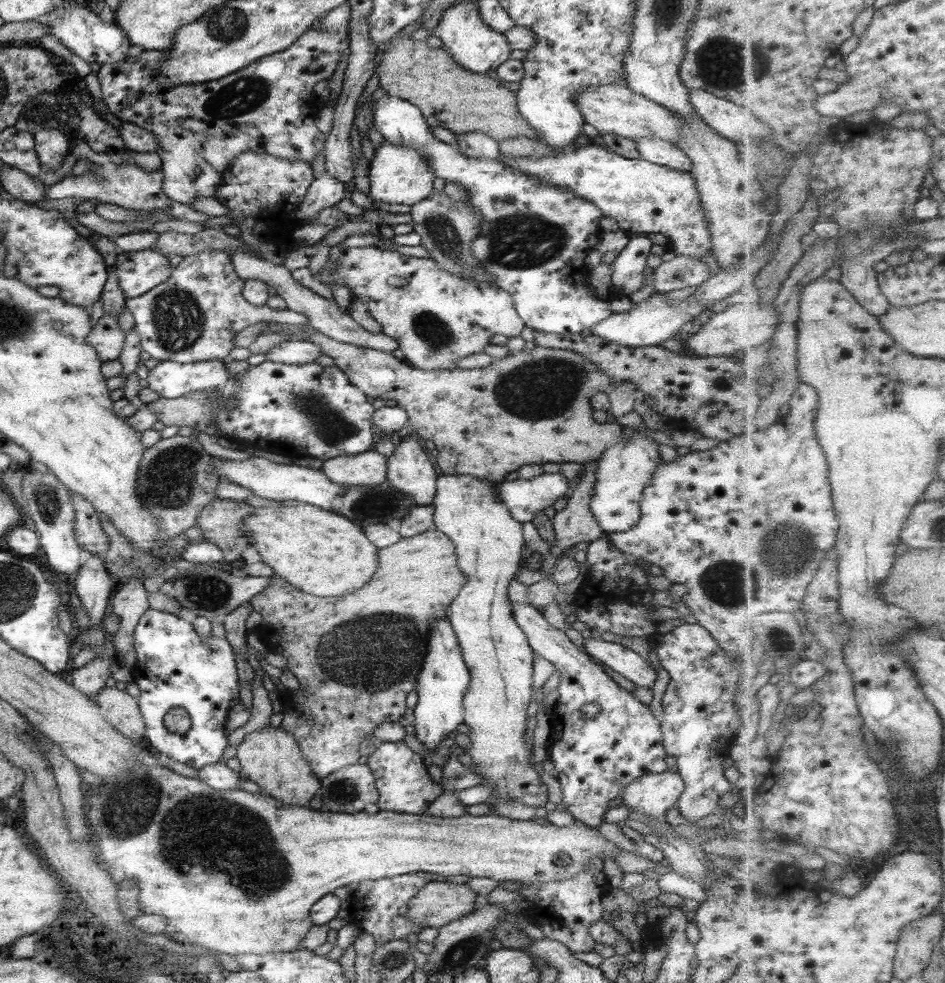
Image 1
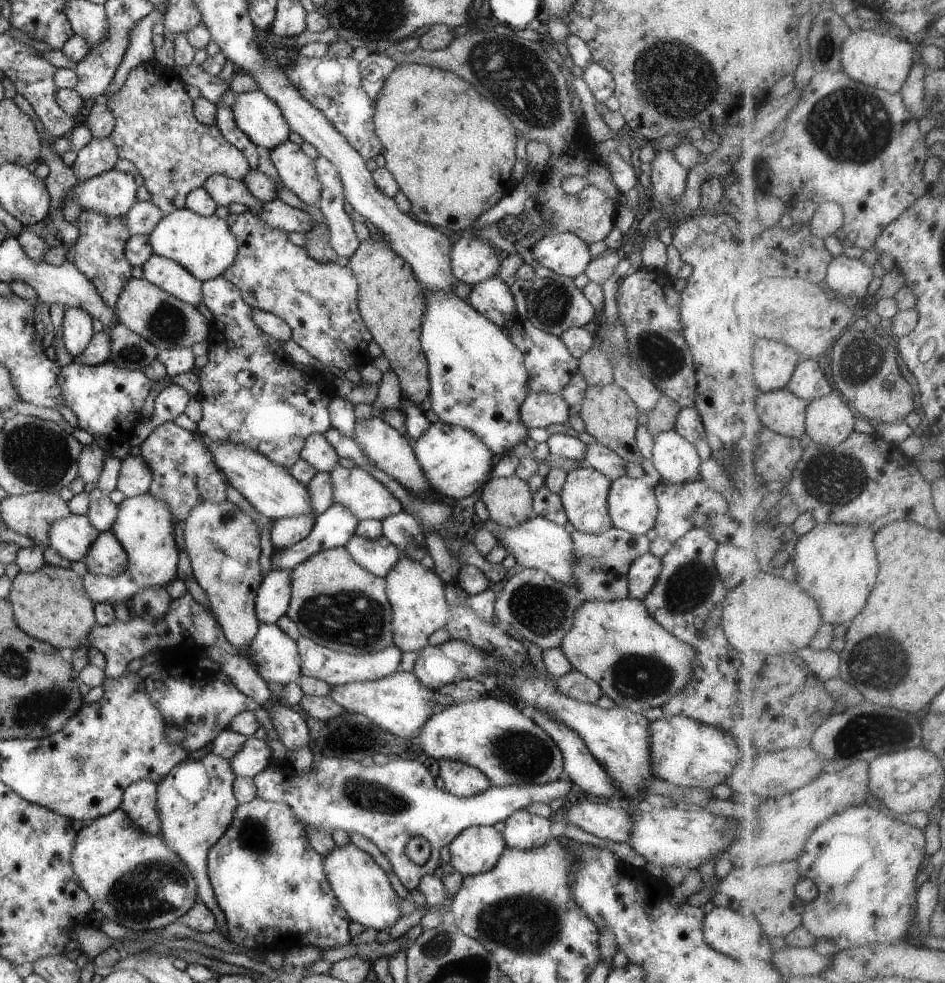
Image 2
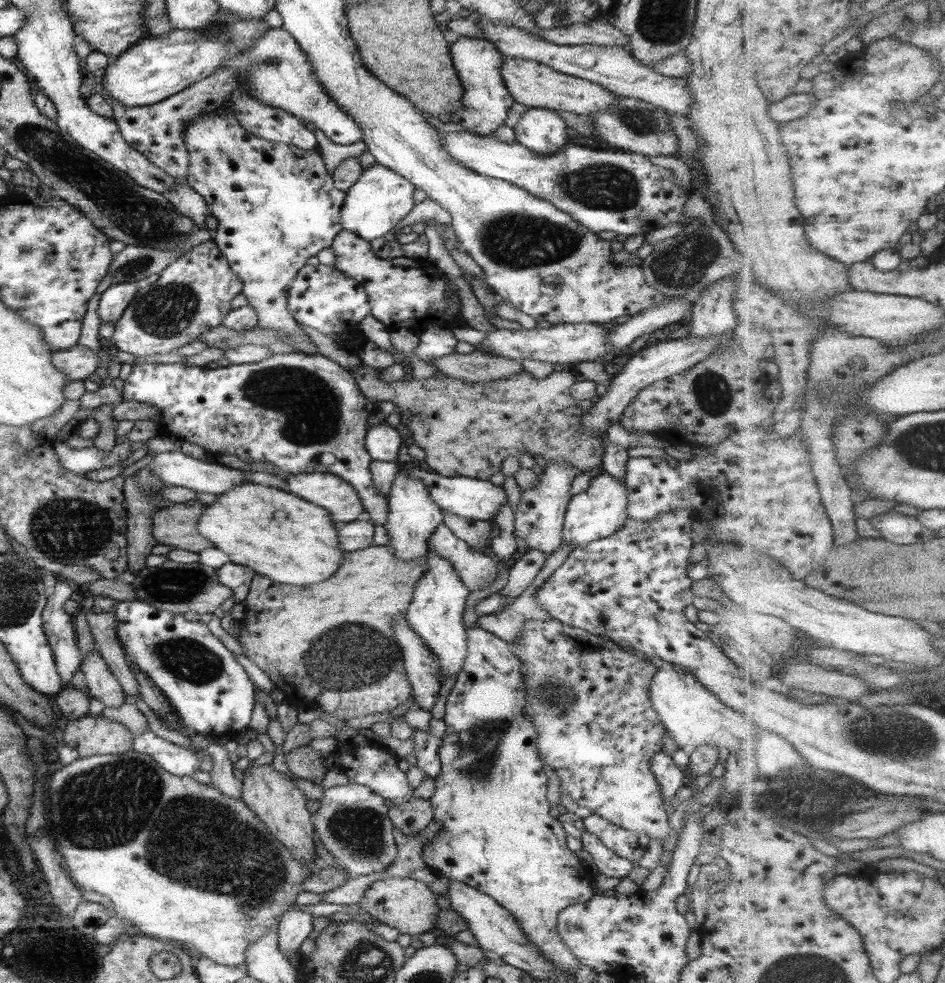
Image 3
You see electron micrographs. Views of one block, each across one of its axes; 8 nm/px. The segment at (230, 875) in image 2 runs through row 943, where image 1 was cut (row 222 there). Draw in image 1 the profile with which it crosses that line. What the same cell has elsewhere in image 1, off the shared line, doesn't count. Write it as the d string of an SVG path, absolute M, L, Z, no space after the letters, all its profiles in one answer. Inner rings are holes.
M244 152L232 160L228 171L220 179L220 187L216 189L216 198L228 206L228 218L234 220L235 226L240 228L238 240L241 240L248 248L260 248L260 244L274 244L282 254L290 253L295 246L293 232L308 226L330 226L332 229L340 228L346 224L352 216L345 214L340 208L328 207L322 209L316 217L308 217L306 220L296 217L296 204L304 200L308 186L315 179L311 162L306 160L283 160L280 157L261 154L260 152Z

